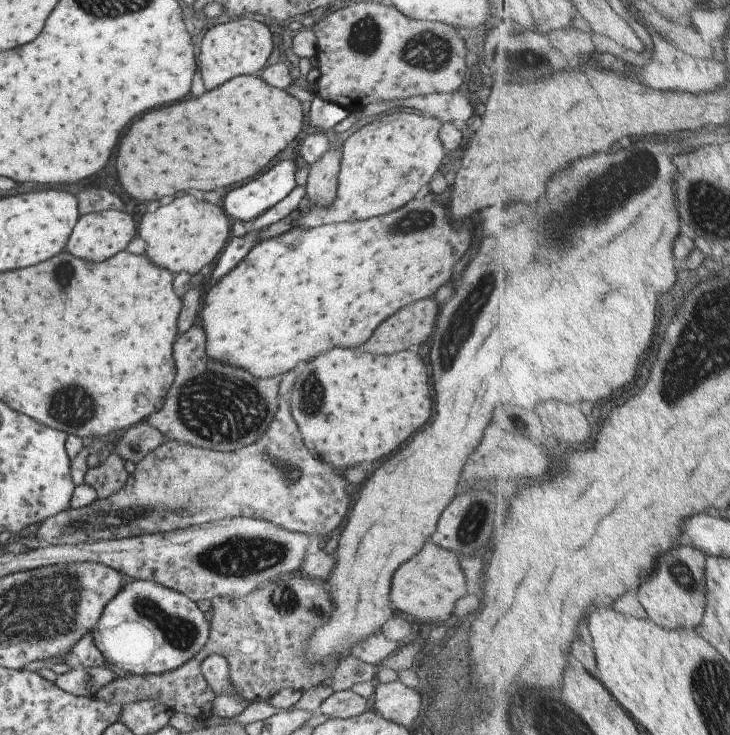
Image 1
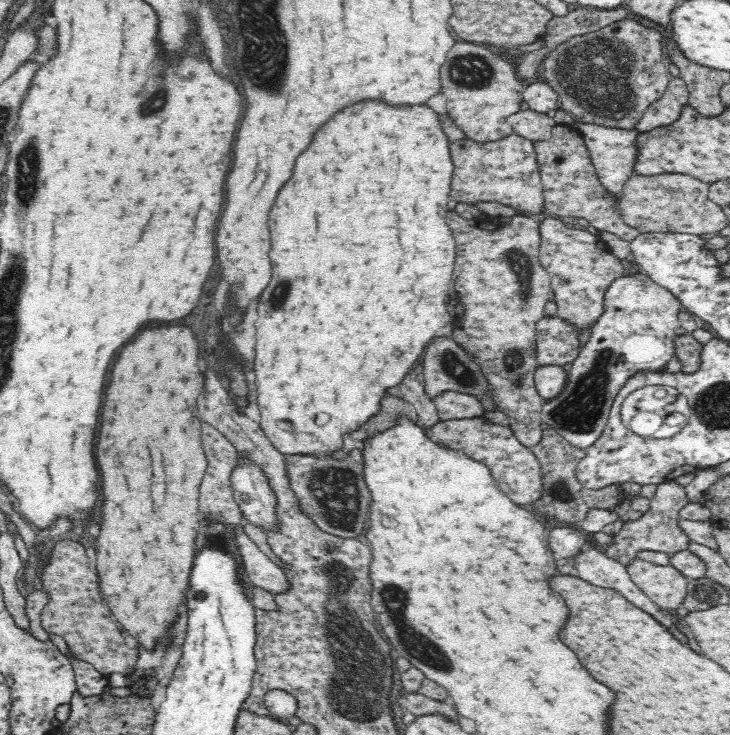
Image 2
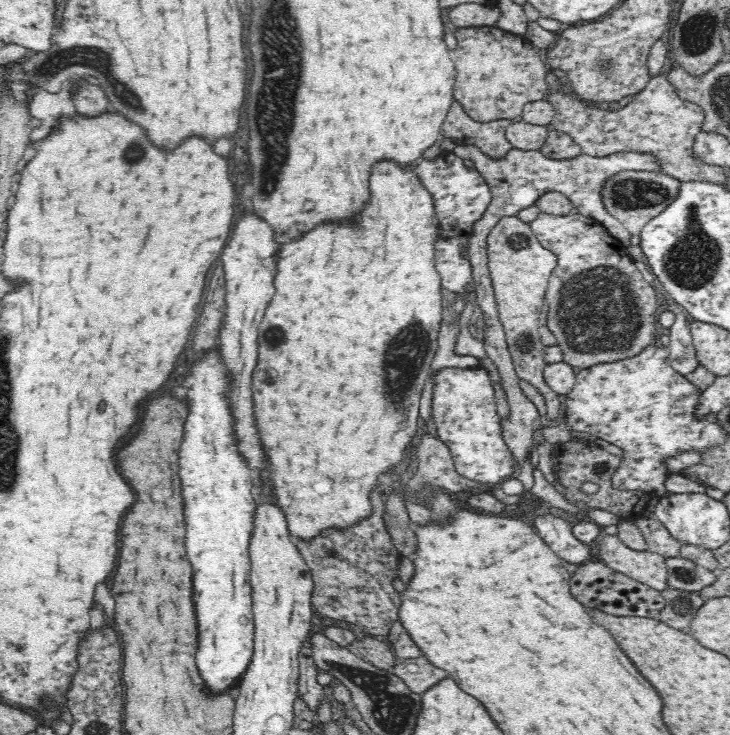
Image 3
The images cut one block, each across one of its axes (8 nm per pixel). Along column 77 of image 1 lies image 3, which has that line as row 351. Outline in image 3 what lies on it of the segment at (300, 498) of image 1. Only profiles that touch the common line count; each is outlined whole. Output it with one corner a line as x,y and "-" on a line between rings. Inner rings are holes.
515,216
501,218
500,223
491,228
487,236
487,257
498,316
506,333
515,372
543,396
545,418
551,420
560,410
560,400
559,394
546,384
543,377
547,362
544,360
545,344
542,344
539,326
549,278
557,265
556,257
539,243
530,225

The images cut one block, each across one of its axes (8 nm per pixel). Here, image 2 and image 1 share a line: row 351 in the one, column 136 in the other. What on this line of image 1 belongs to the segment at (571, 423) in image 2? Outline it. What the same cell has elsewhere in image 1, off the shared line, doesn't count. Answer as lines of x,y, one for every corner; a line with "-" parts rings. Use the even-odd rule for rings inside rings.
126,580
94,624
93,644
105,662
125,674
157,675
185,664
203,648
209,622
187,596
151,580

